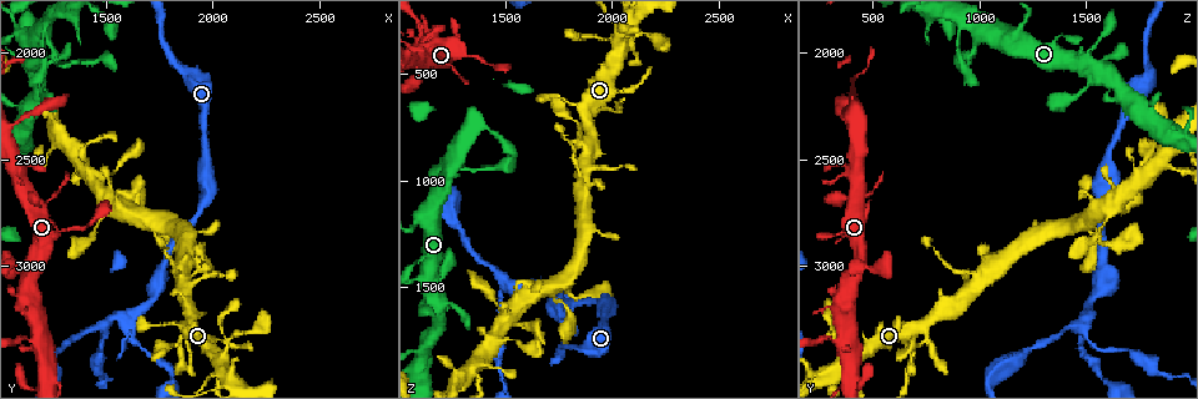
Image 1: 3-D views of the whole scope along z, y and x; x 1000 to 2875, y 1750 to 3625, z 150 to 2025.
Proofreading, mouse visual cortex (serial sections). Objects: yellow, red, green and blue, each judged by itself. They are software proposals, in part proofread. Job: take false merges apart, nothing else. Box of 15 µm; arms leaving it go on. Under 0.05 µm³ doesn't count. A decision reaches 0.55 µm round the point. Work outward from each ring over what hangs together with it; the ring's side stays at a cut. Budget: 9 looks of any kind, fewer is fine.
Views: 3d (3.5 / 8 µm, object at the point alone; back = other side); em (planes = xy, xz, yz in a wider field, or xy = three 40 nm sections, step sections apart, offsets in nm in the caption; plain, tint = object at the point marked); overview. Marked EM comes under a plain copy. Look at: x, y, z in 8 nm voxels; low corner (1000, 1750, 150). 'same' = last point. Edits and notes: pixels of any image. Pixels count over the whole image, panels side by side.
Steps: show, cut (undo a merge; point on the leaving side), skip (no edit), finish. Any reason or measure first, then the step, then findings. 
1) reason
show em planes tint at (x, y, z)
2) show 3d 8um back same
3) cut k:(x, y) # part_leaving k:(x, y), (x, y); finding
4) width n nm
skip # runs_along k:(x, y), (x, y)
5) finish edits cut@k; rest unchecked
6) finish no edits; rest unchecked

show em xy step 2 tint at (1190, 2110, 1520)

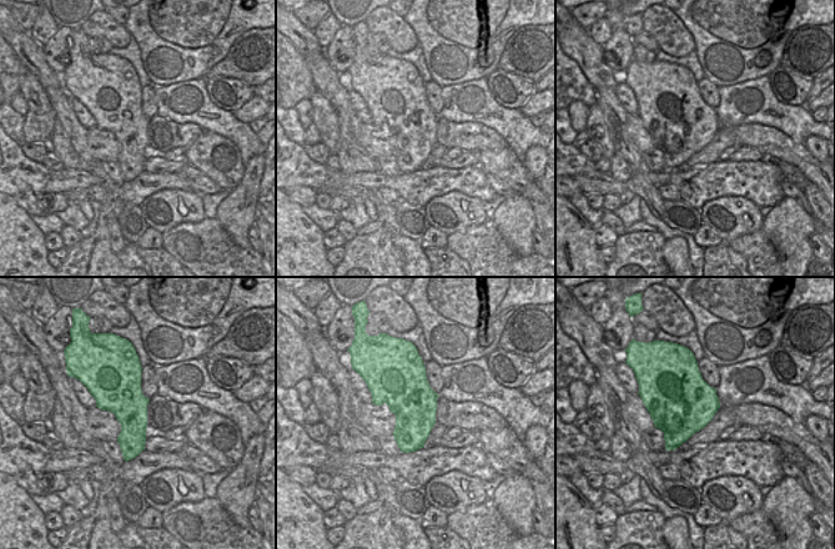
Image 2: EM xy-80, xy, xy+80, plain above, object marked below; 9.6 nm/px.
see where the arms go
show 3d 3.5um same

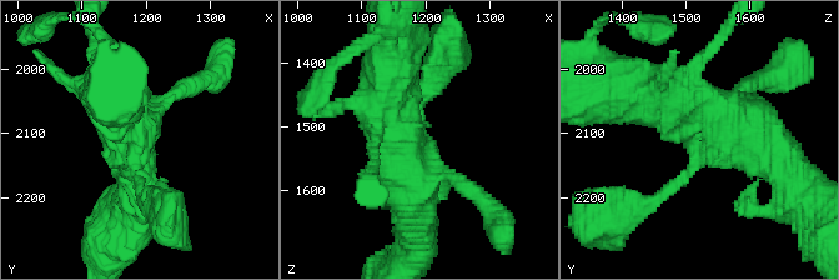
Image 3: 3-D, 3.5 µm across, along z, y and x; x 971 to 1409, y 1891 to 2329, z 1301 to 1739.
skip # runs_along 3:(646, 99), (709, 106), (783, 164); all the same cell

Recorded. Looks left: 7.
abrupt turn
show 3d 8um back at (1870, 3080, 990)

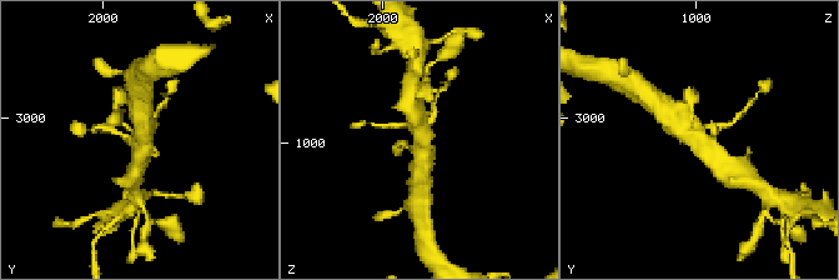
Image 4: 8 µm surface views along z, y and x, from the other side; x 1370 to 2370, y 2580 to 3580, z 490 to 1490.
show 3d 3.5um at (1860, 3080, 990)

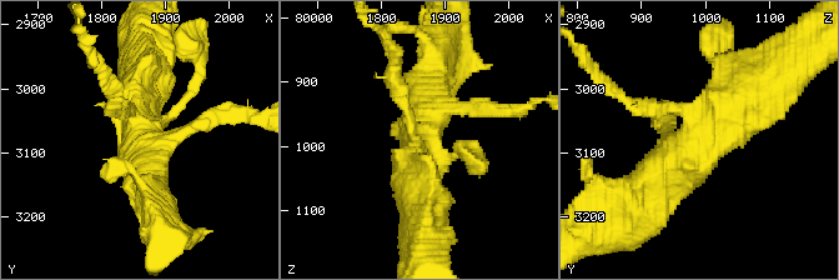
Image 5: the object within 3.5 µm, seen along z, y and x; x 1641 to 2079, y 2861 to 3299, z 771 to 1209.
show em xy step 1 tint at (1865, 3070, 990)

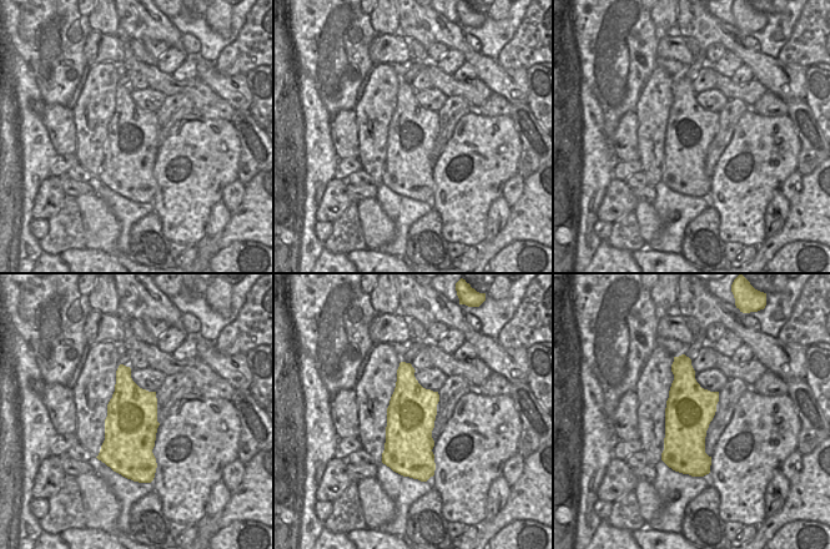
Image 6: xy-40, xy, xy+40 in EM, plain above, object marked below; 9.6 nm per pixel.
width 480 nm
skip # runs_along 5:(643, 193), (760, 85); all the same cell

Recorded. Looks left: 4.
sharp bend
show 3d 3.5um back at (1250, 3550, 380)

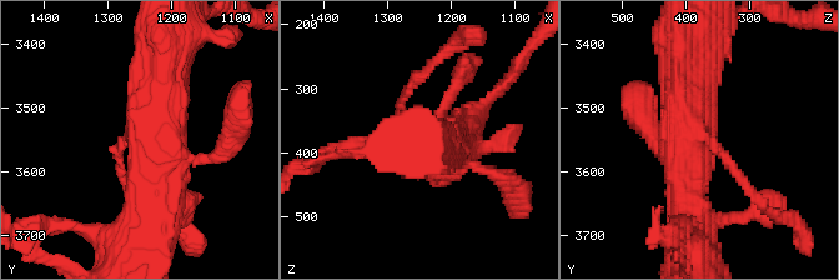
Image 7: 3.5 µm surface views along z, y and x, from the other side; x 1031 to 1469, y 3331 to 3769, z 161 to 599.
arms 3; arm_widths 100, 150, 500 nm; shape alone is not enough
show em xy step 3 tint at (1255, 3540, 380)

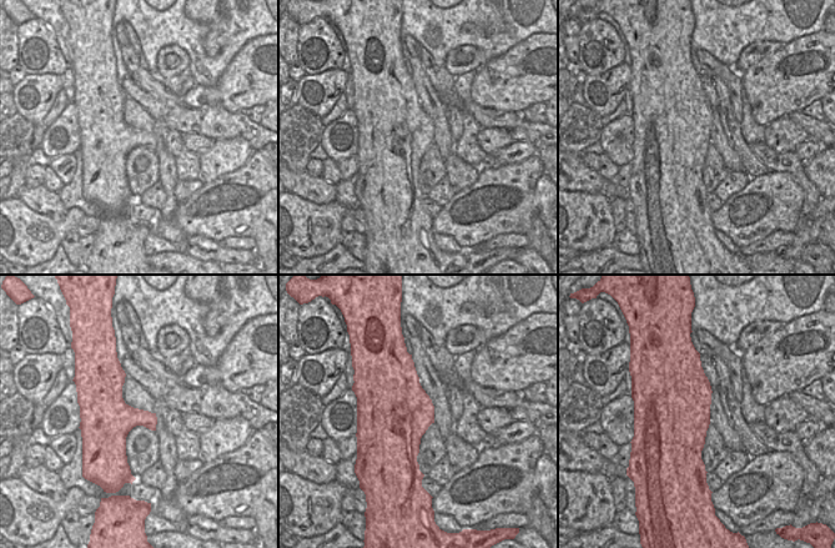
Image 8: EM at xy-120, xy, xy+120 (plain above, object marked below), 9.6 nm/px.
width 700 nm
skip # runs_along 7:(688, 76), (684, 134), (748, 184); all the same cell

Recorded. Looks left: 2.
sudden change in width
show 3d 3.5um at (1140, 2690, 420)

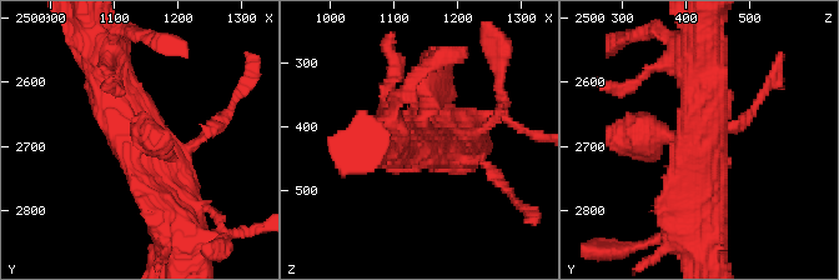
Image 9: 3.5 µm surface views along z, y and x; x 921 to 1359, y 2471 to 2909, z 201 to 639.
skip # runs_along 9:(175, 224), (105, 70); all the same cell

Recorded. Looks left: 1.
finish no edits; rest unchecked

